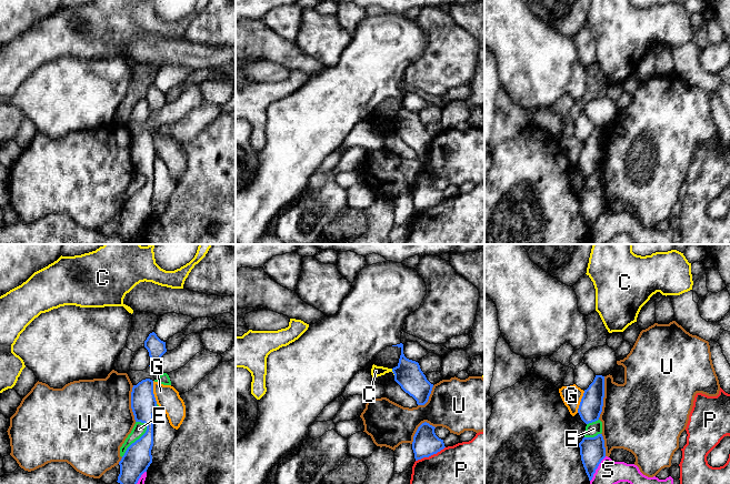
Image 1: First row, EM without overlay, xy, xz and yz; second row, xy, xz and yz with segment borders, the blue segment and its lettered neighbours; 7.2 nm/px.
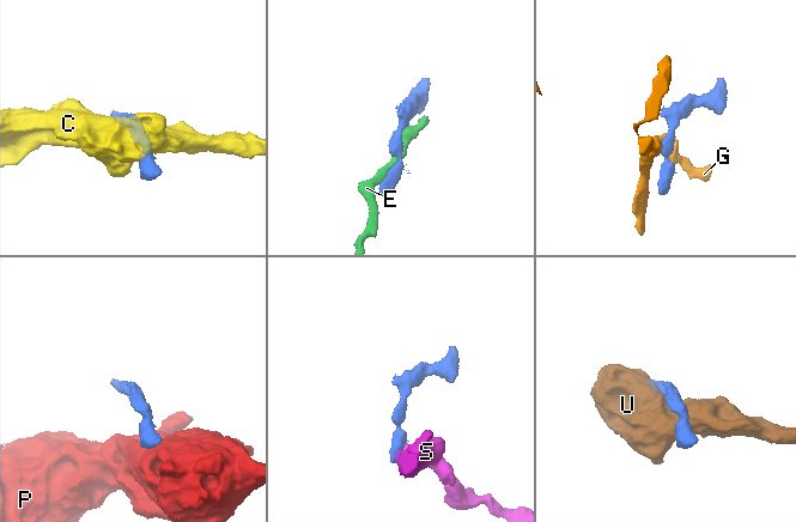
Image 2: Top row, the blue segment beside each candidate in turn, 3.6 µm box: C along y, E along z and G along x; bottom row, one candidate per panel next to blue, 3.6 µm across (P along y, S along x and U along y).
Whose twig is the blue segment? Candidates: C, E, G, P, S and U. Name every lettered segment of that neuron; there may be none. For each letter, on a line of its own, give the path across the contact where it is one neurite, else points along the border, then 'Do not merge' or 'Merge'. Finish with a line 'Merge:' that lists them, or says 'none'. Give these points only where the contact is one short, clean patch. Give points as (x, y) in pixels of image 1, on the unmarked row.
C: Boundary: xz (391, 120), (394, 125). Do not merge
E: Do not merge
G: Boundary: xy (152, 132), (152, 144), (157, 154). Do not merge
P: Do not merge
S: Boundary: yz (606, 208), (590, 232). Do not merge
U: Do not merge
Merge: none

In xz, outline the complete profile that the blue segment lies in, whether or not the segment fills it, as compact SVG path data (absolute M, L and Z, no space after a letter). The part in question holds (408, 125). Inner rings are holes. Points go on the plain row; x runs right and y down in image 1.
M392 12L366 17L359 23L350 44L344 49L334 67L326 68L309 77L298 91L268 107L267 143L258 153L258 172L252 182L236 193L236 244L257 244L271 220L293 204L309 188L309 178L322 161L342 145L348 134L360 121L373 117L377 105L387 98L401 100L399 114L392 120L394 132L417 152L418 157L424 157L428 153L433 135L427 131L418 113L404 108L401 94L404 71L420 59L426 46L426 33L416 20Z

